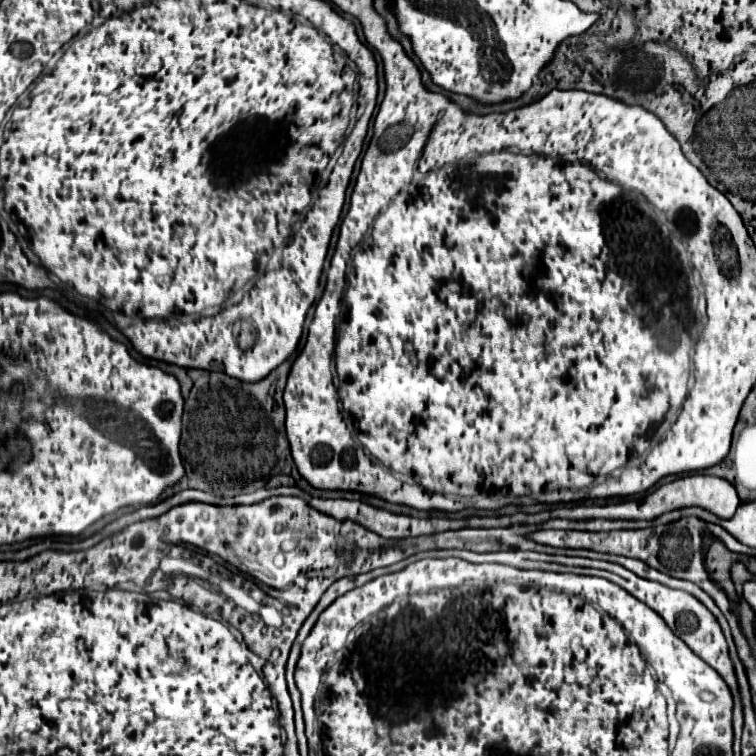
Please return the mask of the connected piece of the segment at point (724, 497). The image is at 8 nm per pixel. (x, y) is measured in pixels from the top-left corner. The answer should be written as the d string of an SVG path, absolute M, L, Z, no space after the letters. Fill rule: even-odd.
M688 475L688 477L680 477L672 483L666 483L662 487L658 487L656 491L648 493L642 501L624 501L624 503L616 503L616 505L604 505L604 507L560 507L556 509L556 513L552 513L554 517L560 519L656 519L662 513L674 511L674 509L682 509L682 507L702 507L722 519L730 519L736 509L740 505L738 493L732 487L732 483L728 483L726 479L720 477L710 477L710 475Z

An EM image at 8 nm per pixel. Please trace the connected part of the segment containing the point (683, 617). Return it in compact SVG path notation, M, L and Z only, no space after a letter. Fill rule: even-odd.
M630 589L630 595L634 595L638 601L646 603L650 609L654 609L664 621L666 625L674 631L674 635L678 635L684 643L690 645L690 649L702 659L706 661L730 687L732 697L736 707L740 707L740 693L738 693L738 683L736 683L736 673L734 673L734 665L730 661L728 655L728 645L724 639L724 633L716 621L716 617L696 599L690 597L684 591L676 591L676 589Z

